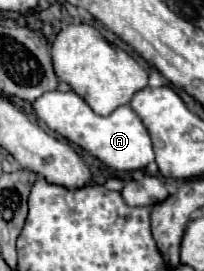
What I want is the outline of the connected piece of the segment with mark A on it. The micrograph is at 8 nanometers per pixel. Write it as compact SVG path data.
M48 91L42 97L38 97L32 103L32 107L34 107L34 113L38 115L38 119L42 123L46 123L52 131L56 131L58 135L76 143L78 147L92 153L96 159L100 159L102 163L106 163L108 167L112 167L116 171L144 169L148 163L154 161L150 135L148 135L144 123L140 121L140 117L132 111L130 103L118 107L112 115L102 117L102 115L96 115L90 109L90 105L74 91L66 91L66 93Z

